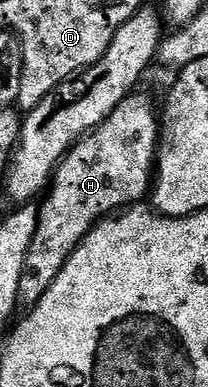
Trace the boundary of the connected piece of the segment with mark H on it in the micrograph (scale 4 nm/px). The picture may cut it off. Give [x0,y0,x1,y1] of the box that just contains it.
[19,95,161,309]

